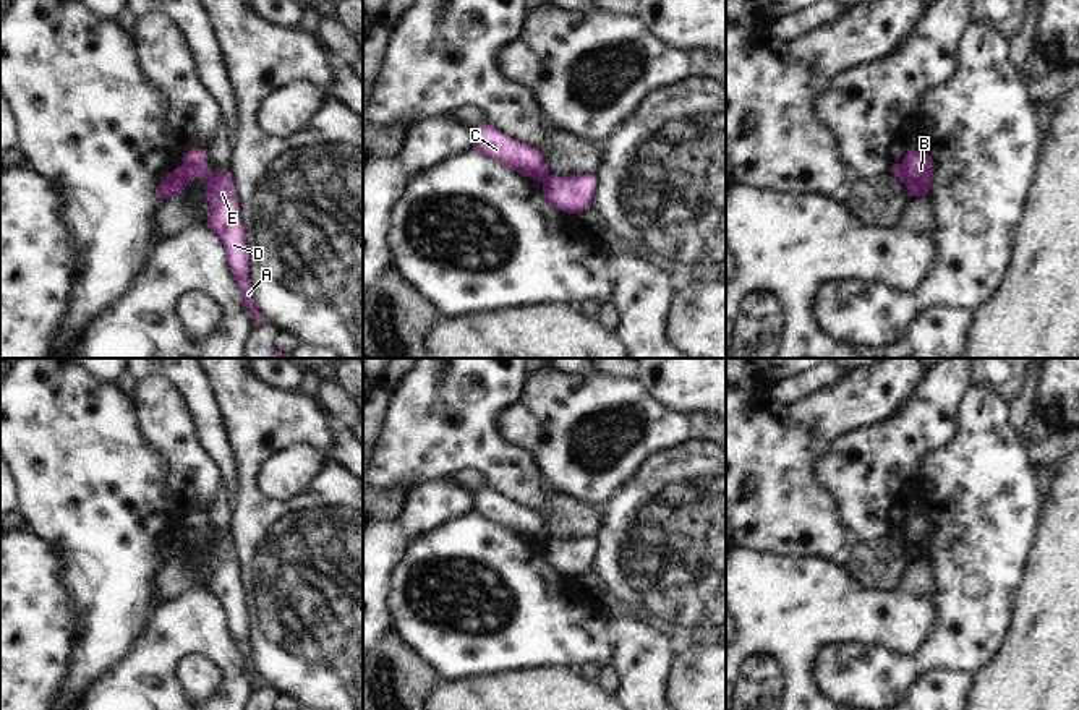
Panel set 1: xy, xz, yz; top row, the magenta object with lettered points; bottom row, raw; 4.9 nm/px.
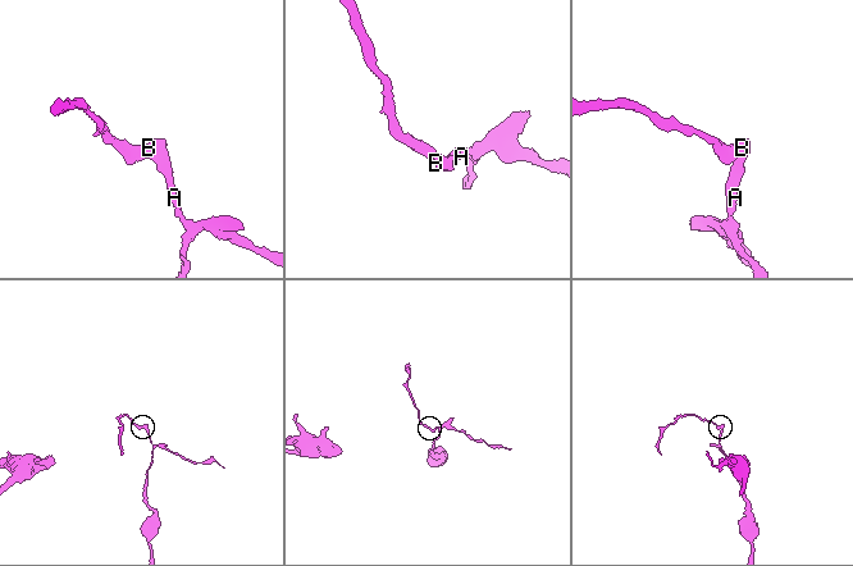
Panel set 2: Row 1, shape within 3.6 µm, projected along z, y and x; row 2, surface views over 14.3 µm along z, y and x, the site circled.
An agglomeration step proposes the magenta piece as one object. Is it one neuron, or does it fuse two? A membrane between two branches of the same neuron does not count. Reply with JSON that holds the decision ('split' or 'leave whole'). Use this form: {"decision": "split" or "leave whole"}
{"decision": "split"}

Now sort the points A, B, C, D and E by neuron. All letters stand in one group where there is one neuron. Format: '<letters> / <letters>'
A B D E / C

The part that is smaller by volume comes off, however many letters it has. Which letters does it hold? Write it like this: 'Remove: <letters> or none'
Remove: C

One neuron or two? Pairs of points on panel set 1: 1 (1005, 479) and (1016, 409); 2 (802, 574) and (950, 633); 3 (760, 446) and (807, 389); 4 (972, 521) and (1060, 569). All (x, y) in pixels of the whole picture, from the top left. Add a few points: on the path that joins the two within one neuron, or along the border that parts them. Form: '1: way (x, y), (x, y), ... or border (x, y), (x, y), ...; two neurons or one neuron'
1: border (1008, 404), (1008, 422), (1019, 436), (1031, 462); two neurons
2: border (930, 598), (935, 624), (929, 639), (909, 657); two neurons
3: border (833, 386), (793, 402), (780, 402), (770, 394); two neurons
4: border (1042, 517), (1026, 574), (1016, 589); two neurons

